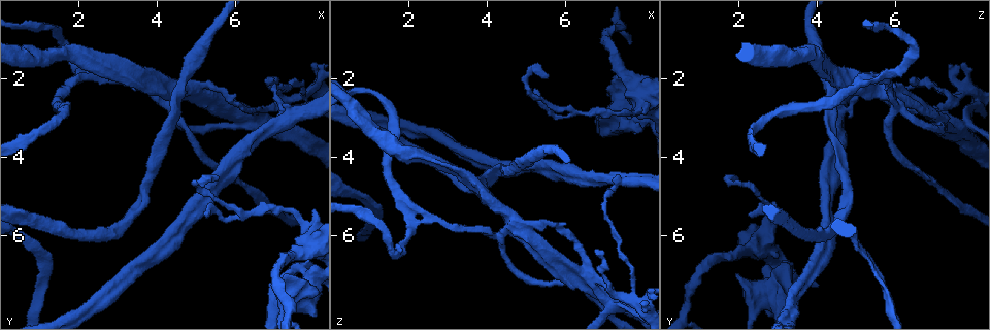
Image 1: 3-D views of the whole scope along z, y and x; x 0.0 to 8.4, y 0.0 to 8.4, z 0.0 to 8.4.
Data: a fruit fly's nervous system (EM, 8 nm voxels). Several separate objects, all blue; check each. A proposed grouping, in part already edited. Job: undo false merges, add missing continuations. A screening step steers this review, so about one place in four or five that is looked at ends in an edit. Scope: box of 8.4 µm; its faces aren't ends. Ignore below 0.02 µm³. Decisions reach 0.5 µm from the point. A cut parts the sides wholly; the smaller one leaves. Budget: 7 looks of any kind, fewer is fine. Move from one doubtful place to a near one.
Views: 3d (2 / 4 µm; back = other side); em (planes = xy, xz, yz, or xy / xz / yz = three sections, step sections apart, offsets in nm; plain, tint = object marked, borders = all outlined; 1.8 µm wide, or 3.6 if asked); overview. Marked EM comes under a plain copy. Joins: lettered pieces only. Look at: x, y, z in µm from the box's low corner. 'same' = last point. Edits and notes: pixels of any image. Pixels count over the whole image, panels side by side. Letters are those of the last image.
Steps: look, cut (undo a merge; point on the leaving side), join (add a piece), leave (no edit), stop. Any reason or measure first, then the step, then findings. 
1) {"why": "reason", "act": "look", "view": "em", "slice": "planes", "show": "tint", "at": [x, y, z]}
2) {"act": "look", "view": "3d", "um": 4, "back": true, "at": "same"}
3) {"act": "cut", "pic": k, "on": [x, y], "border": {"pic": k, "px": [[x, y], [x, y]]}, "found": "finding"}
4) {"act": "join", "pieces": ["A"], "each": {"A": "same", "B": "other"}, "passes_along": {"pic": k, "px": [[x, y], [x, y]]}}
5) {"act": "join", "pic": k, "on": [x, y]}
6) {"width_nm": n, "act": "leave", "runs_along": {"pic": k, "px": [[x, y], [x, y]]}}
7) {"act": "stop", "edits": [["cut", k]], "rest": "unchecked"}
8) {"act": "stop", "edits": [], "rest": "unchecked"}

{"why": "three arms meet", "act": "look", "view": "em", "slice": "xz", "step": 4, "show": "tint", "at": [4.75, 2.25, 5.75]}

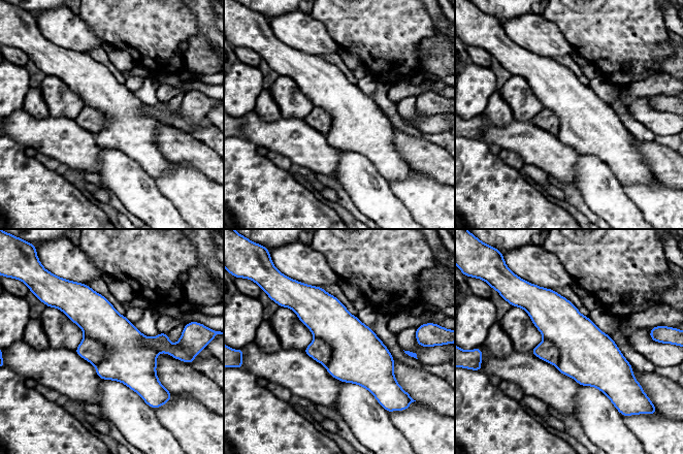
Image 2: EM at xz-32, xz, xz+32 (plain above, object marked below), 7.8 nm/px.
{"act": "look", "view": "em", "slice": "planes", "show": "borders", "at": "same"}

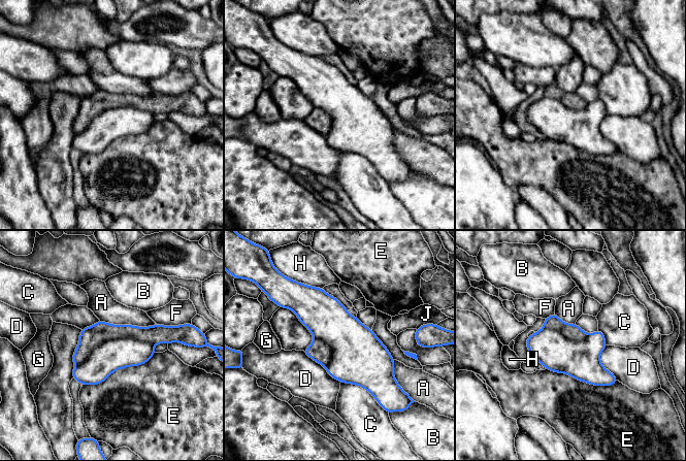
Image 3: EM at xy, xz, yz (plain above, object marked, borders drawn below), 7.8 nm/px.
{"longest_contact_nm": ["E", 650], "act": "leave", "each": {"A": "other", "B": "other", "C": "other", "D": "other", "E": "other", "F": "other", "G": "other", "H": "other", "J": "other"}, "border": {"pic": 3, "px": [[100, 320], [138, 326], [156, 324]]}, "found": "all the same neuron"}

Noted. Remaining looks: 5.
{"why": "four or more arms meet", "act": "look", "view": "3d", "um": 4, "back": true, "at": [6.00, 3.00, 7.10]}

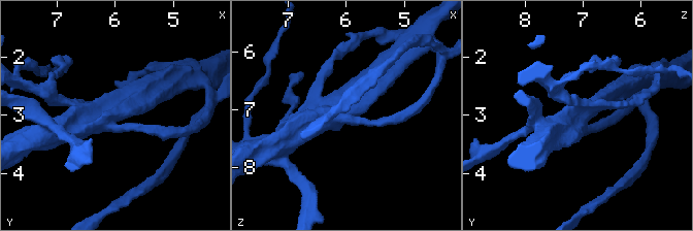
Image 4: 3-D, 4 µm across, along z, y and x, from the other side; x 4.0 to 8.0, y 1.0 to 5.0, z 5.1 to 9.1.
{"why": "now the EM", "act": "look", "view": "em", "slice": "planes", "show": "borders", "at": [6.00, 3.05, 7.10]}

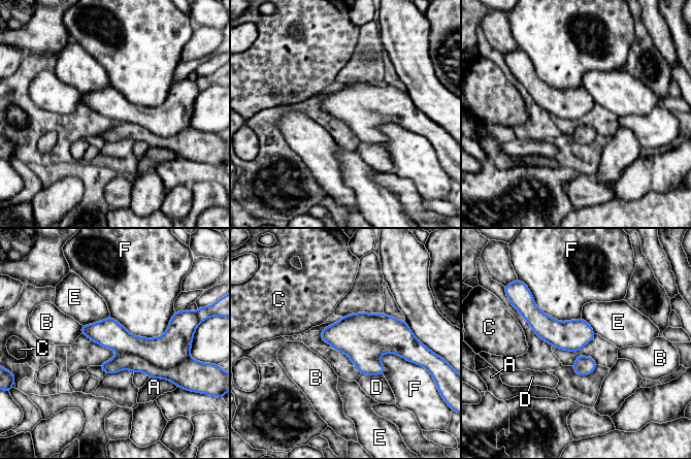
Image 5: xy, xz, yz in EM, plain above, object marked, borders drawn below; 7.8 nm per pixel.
{"arms": 4, "act": "leave", "each": {"A": "other", "B": "other", "C": "other", "D": "other", "E": "other", "F": "other"}, "border": {"pic": 5, "px": [[174, 310], [153, 337], [110, 316]]}, "found": "continuous, no second neuron"}

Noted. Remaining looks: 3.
{"why": "thick turns thin", "act": "look", "view": "em", "slice": "planes", "show": "tint", "at": [7.30, 2.80, 4.70]}

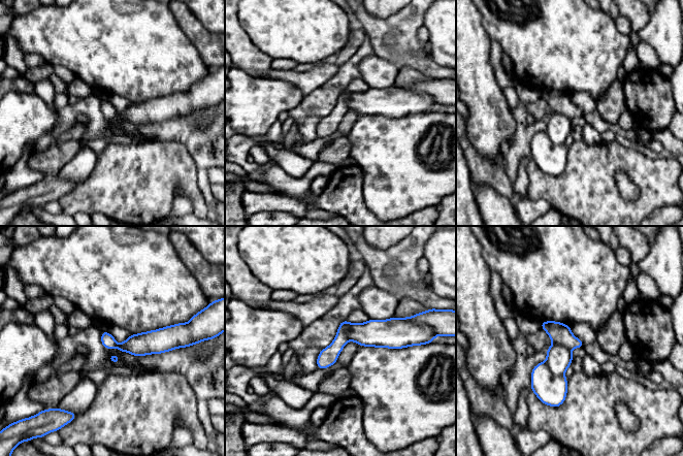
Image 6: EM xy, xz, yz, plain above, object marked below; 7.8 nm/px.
{"act": "look", "view": "em", "slice": "planes", "show": "borders", "at": "same"}

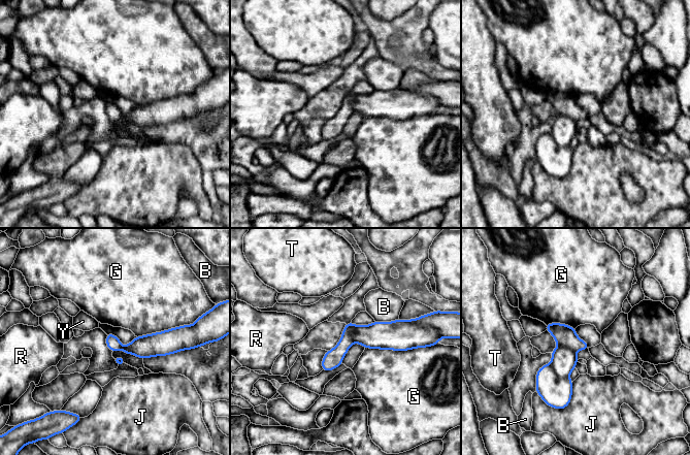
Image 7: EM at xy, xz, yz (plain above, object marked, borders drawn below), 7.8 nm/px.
{"width_nm": 110, "act": "cut", "pic": 7, "on": [385, 335], "each": {"B": "other", "G": "other", "J": "other", "R": "other", "T": "other", "Y": "other"}, "border": {"pic": 7, "px": [[355, 325], [353, 342]]}, "found": "two neurons meet here"}

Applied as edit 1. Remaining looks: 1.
{"act": "stop", "edits": [["cut", 7]], "rest": "unchecked"}

